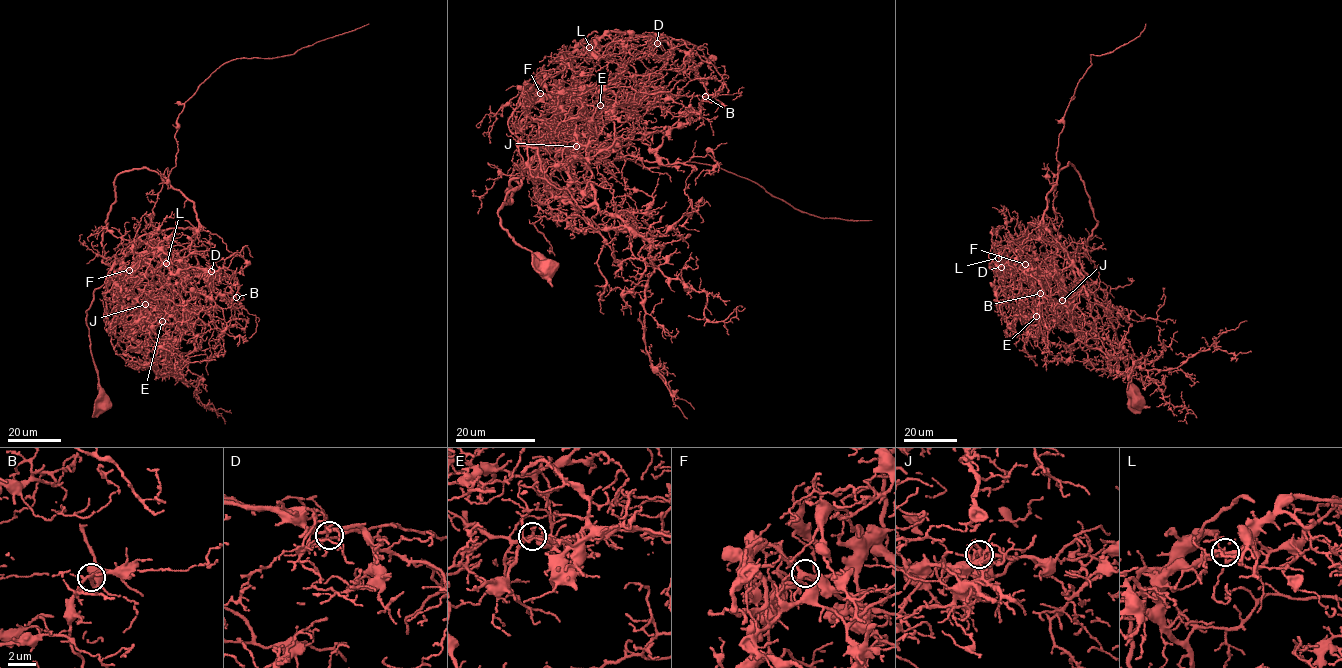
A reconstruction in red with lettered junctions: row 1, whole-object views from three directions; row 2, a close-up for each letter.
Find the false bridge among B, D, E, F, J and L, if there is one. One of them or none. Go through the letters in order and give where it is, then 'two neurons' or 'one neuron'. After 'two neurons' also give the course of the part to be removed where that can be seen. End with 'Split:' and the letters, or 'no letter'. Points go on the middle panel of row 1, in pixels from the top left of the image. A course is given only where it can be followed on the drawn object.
B: (705, 96) | one neuron
D: (657, 43) | one neuron
E: (600, 105) | one neuron
F: (540, 93) | one neuron
J: (576, 146) | two neurons | (576, 147), (573, 180), (588, 182), (601, 211), (650, 243), (647, 352), (694, 409)
L: (589, 47) | one neuron
Split: J

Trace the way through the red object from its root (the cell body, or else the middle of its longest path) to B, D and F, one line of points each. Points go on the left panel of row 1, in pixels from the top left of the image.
B: (105, 405), (86, 312), (94, 290), (125, 256), (151, 255), (176, 270), (203, 271), (221, 298), (236, 297)
D: (105, 405), (86, 313), (109, 270), (154, 239), (173, 274), (190, 267), (211, 271)
F: (105, 405), (86, 312), (94, 290), (105, 282), (109, 270), (133, 249), (121, 260), (129, 270)

